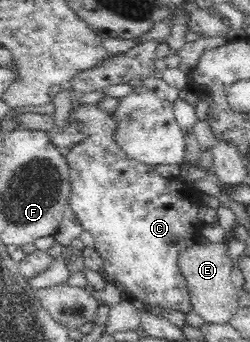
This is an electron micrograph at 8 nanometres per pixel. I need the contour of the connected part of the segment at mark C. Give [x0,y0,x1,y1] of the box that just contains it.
[63,104,203,315]

